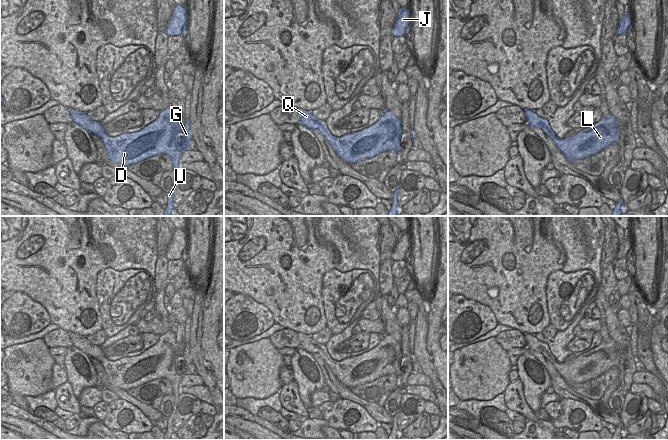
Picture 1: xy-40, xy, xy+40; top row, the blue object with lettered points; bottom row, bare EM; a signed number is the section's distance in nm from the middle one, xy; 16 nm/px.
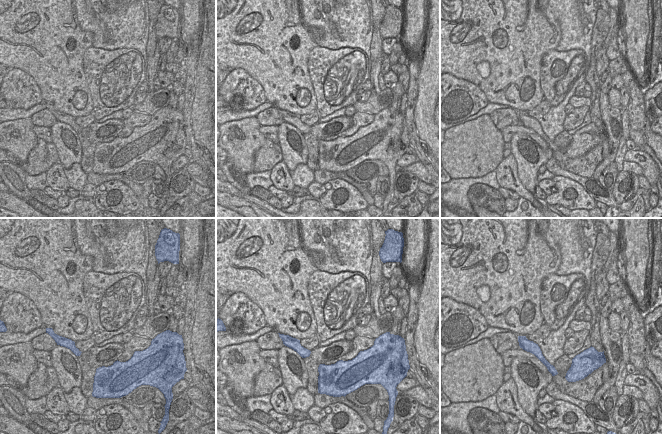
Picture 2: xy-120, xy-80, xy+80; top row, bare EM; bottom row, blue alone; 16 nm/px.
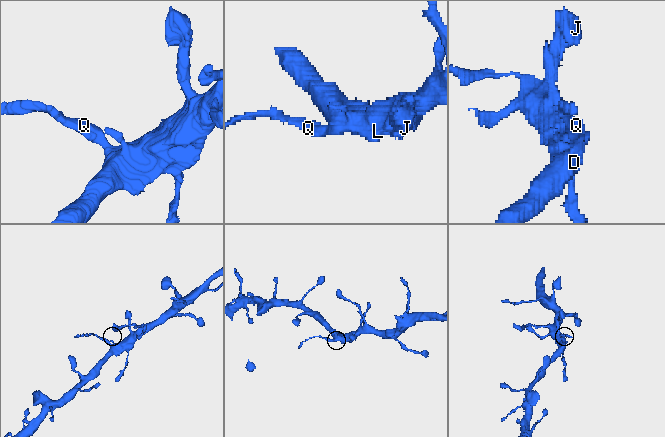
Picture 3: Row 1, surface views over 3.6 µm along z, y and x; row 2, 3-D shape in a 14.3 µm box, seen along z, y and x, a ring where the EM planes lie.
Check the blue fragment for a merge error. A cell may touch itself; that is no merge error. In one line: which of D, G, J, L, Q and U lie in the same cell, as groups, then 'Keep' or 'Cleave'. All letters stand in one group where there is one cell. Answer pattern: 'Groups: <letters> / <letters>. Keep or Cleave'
Groups: D G J L U / Q. Cleave

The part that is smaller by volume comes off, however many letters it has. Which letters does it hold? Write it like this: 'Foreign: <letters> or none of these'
Foreign: Q

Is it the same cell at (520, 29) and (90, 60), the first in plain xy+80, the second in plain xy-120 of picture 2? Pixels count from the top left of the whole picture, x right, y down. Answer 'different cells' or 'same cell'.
different cells

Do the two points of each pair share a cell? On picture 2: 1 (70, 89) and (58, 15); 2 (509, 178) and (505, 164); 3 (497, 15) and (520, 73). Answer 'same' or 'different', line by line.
1: same
2: same
3: same

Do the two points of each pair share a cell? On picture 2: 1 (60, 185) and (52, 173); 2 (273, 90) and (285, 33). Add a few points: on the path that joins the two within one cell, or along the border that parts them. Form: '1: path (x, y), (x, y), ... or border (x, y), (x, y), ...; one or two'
1: path (58, 182), (55, 176); one
2: path (279, 76), (279, 47); one

